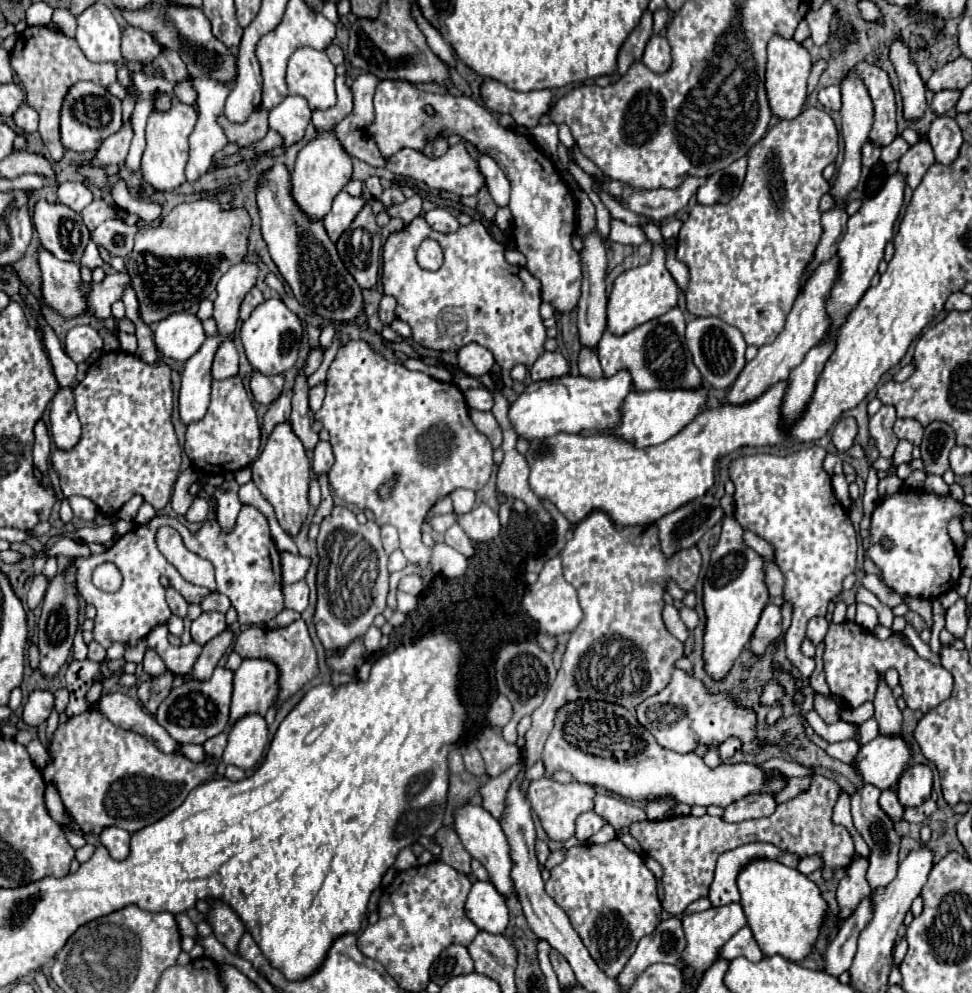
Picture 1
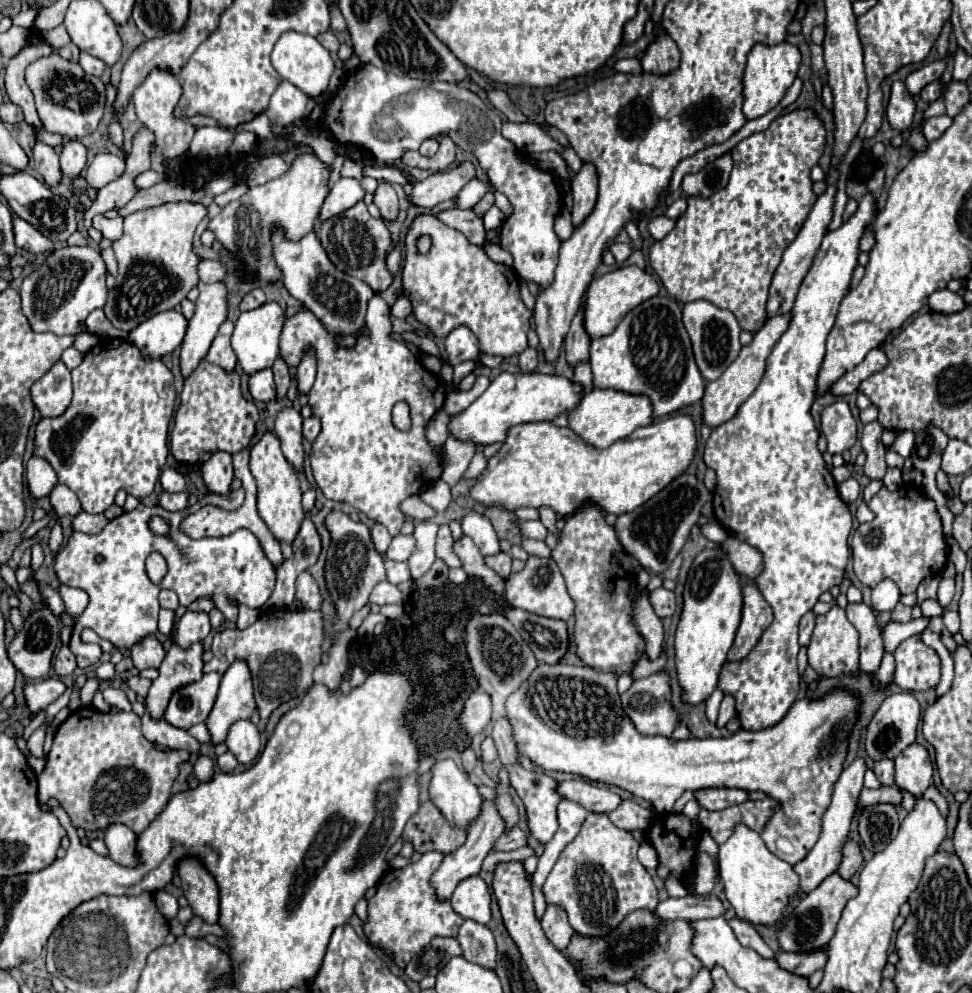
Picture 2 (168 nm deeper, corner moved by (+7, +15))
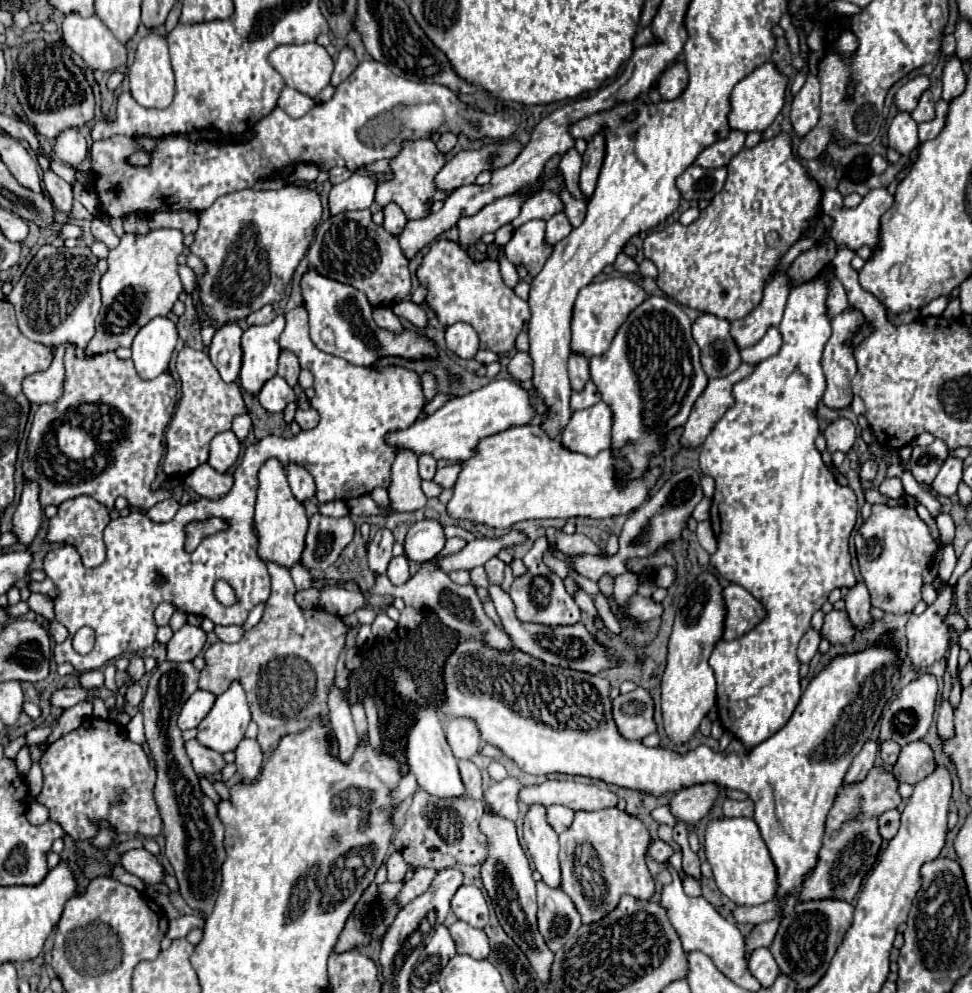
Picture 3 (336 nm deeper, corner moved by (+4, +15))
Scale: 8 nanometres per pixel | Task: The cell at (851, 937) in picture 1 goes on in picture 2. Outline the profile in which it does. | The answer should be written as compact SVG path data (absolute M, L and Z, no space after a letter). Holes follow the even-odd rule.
M827 948L811 954L793 954L793 952L777 954L777 964L781 964L781 968L797 976L811 976L815 970L821 970L825 962L827 962Z

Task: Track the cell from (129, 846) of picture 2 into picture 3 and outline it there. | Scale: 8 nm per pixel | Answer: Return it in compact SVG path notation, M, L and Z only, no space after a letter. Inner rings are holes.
M132 848L120 856L122 866L130 872L142 878L146 884L158 884L162 882L164 868L158 864L154 854L150 854L146 848Z

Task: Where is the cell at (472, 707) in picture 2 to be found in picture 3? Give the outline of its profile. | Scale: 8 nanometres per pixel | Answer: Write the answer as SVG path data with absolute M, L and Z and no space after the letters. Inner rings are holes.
M454 718L446 730L448 744L456 758L472 758L480 748L480 730L472 718Z

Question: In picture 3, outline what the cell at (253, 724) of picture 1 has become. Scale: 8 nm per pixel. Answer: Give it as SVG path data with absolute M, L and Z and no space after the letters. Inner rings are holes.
M244 738L236 752L236 766L238 766L238 774L250 782L260 774L260 766L262 766L262 750L258 740L254 738Z

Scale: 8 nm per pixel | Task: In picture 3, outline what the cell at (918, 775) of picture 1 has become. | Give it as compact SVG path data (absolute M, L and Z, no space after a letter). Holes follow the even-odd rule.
M916 740L912 744L906 744L898 756L898 762L892 768L892 774L898 782L906 784L918 784L926 776L930 776L936 770L932 748L924 740Z

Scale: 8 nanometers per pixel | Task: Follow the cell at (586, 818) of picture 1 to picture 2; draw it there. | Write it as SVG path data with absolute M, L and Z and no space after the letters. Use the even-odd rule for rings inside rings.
M561 800L559 806L557 806L557 820L559 820L559 830L555 834L555 838L545 846L545 852L539 856L539 866L533 874L533 898L535 898L535 912L537 912L537 918L543 916L545 908L547 908L547 902L545 902L545 896L543 896L543 884L545 884L545 878L547 874L551 872L557 856L561 854L561 850L577 836L581 824L585 822L587 818L587 810L575 802L569 802L569 800Z

